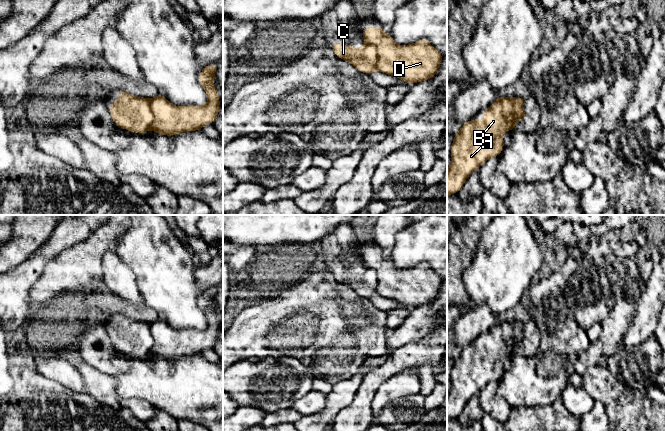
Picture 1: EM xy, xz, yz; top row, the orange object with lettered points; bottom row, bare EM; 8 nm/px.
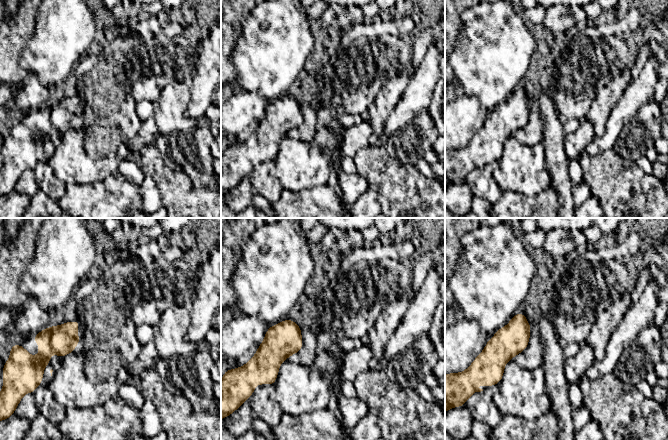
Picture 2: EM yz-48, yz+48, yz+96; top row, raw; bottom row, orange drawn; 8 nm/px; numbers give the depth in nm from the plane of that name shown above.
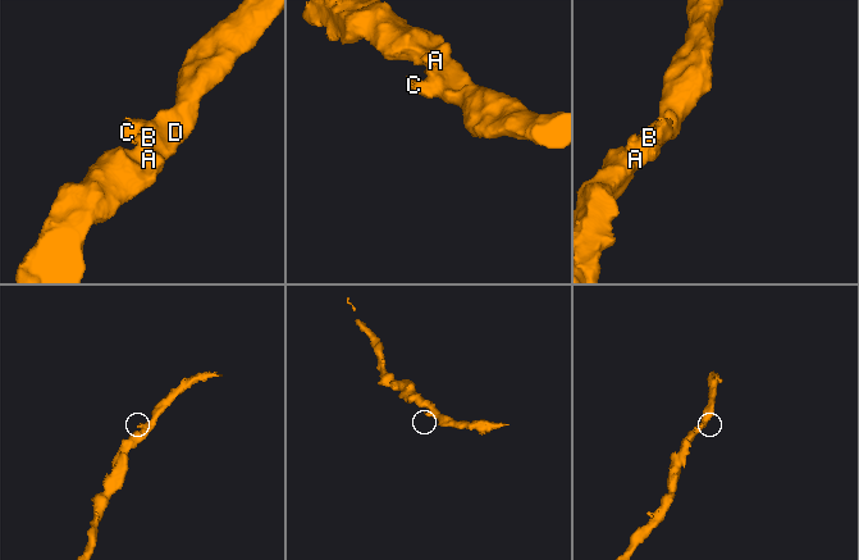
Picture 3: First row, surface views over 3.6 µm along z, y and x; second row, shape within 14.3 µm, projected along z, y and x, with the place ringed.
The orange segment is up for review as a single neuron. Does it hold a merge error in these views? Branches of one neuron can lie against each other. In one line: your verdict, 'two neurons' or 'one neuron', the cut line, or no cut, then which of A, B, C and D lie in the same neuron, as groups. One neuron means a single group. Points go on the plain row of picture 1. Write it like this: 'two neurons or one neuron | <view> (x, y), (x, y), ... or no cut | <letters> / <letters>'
two neurons | xz (366, 267), (372, 268), (375, 271), (376, 291), (378, 293) | A B D / C

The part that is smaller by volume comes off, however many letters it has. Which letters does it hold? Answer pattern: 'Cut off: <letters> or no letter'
Cut off: C

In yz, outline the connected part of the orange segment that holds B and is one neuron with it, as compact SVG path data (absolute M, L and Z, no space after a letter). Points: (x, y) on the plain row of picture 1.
M501 319L479 338L484 340L483 346L477 342L465 346L453 360L451 388L447 393L447 420L457 418L470 398L489 382L498 382L505 370L502 356L515 353L514 345L507 341L521 341L525 335L521 322Z

